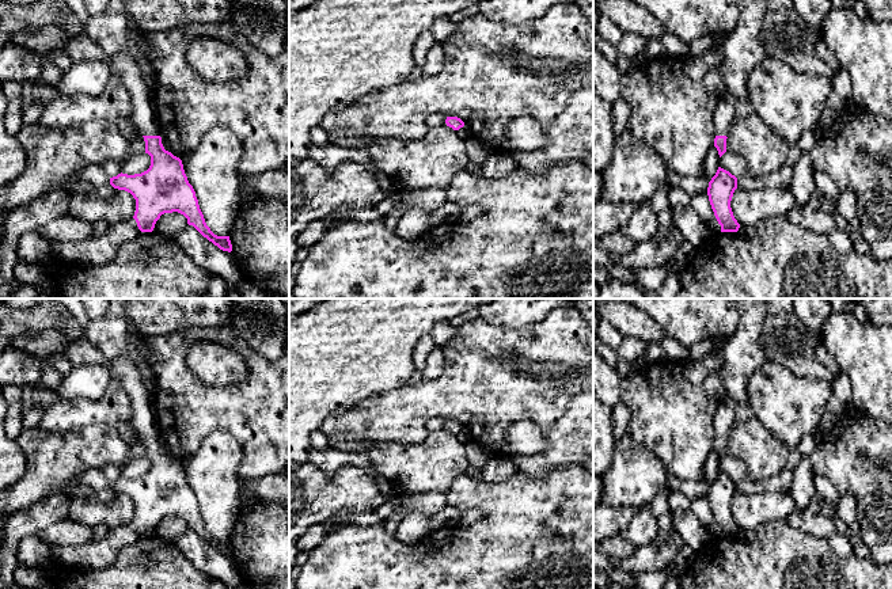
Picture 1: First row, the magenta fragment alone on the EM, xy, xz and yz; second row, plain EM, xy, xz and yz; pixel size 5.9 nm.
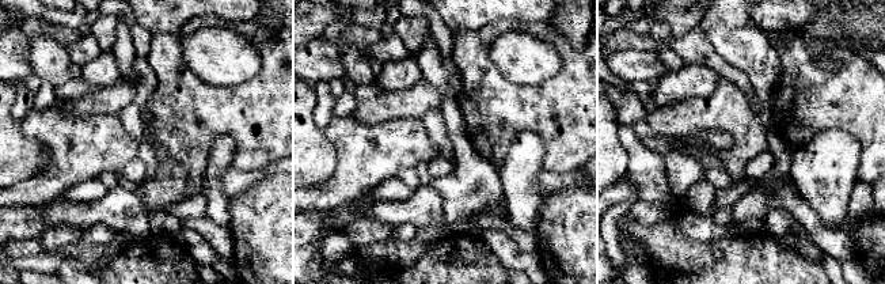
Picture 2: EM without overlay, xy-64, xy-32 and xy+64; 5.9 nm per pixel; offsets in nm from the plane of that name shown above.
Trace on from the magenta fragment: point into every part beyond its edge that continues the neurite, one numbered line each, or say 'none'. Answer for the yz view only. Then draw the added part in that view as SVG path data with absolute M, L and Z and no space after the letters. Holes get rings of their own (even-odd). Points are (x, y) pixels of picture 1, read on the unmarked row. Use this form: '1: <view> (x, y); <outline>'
1: yz (725, 413); M722 388L717 398L717 410L714 415L716 440L728 440L730 428L735 423L736 407L736 403L728 395L726 390Z

